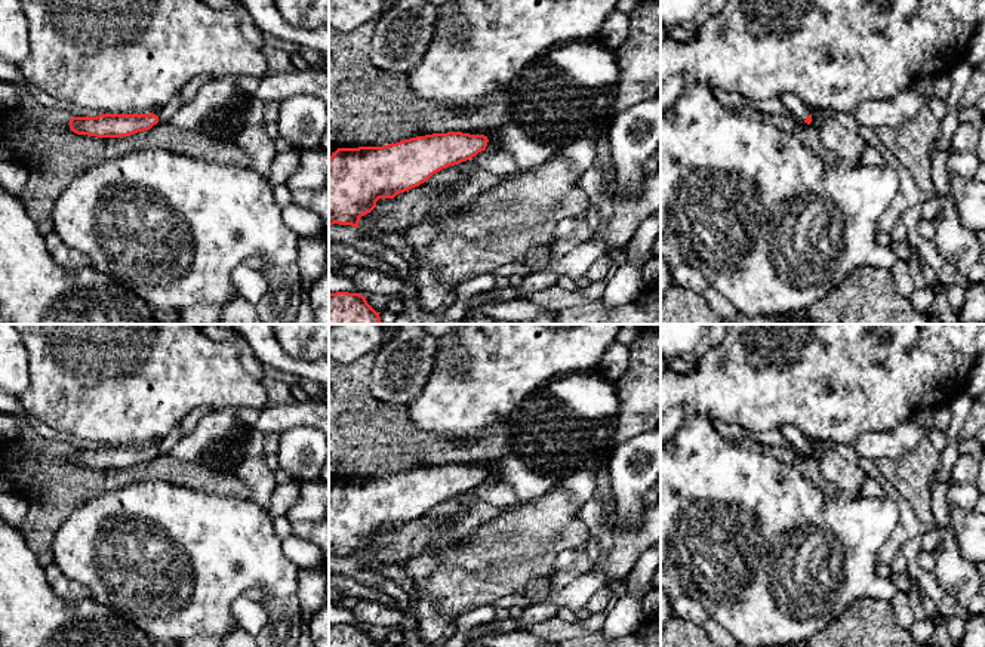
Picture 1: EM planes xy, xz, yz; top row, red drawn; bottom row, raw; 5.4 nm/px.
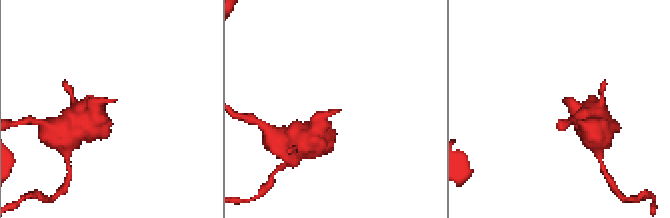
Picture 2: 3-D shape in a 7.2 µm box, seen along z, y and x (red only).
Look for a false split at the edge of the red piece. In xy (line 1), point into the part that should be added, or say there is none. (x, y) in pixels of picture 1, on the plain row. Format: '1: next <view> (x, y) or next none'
1: next none

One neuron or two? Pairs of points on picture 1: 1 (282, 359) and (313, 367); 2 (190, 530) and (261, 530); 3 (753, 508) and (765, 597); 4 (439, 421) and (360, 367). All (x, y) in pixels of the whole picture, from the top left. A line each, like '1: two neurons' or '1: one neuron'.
1: one neuron
2: one neuron
3: one neuron
4: two neurons

